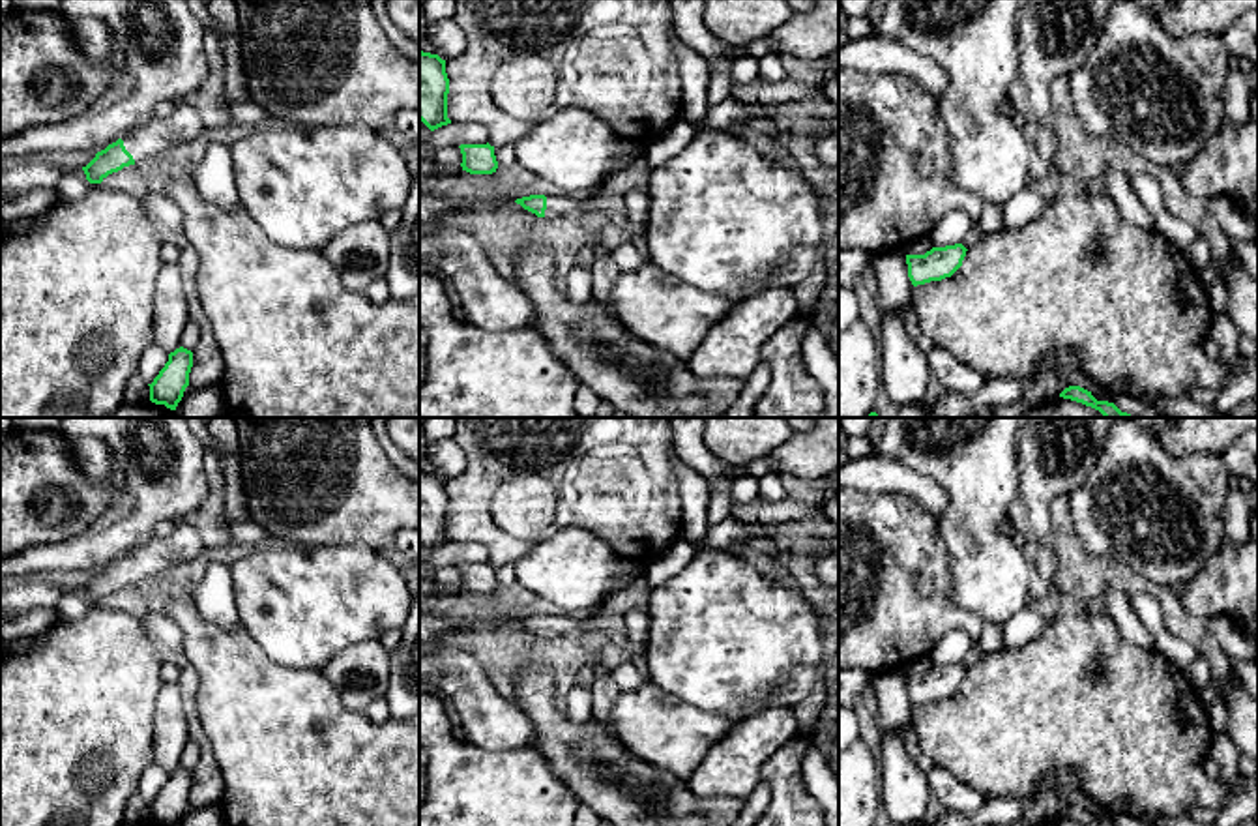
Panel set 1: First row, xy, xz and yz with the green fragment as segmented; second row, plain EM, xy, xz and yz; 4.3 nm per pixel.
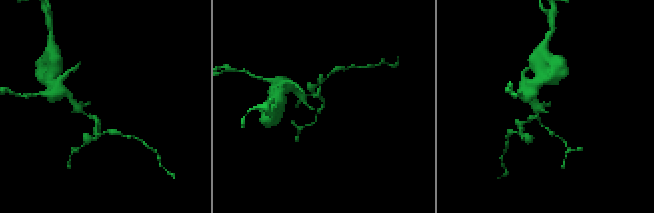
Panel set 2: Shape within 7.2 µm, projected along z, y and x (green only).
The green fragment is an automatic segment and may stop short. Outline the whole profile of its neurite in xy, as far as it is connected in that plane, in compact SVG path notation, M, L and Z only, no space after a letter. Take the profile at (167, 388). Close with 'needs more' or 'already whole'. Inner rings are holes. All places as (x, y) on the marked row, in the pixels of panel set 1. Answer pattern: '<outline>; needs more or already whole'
M180 347L168 354L168 361L159 371L150 386L150 401L176 410L189 386L189 373L193 367L193 352Z; already whole

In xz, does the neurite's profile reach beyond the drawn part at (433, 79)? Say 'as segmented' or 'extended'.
as segmented

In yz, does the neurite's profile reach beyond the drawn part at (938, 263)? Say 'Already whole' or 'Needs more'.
Already whole

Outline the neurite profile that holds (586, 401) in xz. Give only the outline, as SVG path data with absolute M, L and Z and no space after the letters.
M582 384L577 386L573 406L578 418L595 418L599 403L601 399L592 388Z

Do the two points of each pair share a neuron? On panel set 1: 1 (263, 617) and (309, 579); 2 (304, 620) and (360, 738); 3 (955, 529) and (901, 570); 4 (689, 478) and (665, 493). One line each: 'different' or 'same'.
1: same
2: different
3: different
4: different

